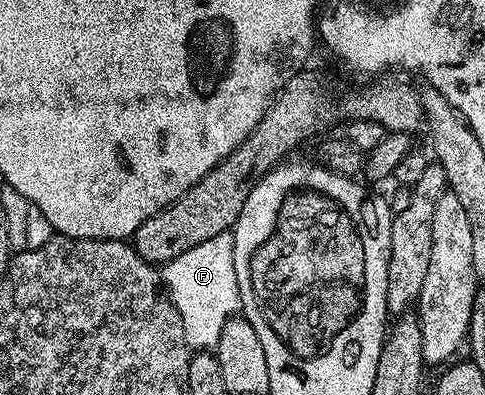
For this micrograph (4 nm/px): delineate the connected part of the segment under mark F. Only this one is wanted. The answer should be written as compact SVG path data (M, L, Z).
M217 233L201 245L193 245L181 257L162 264L161 283L165 294L183 322L188 348L214 349L219 344L225 321L240 310L237 269L233 269L233 234Z

